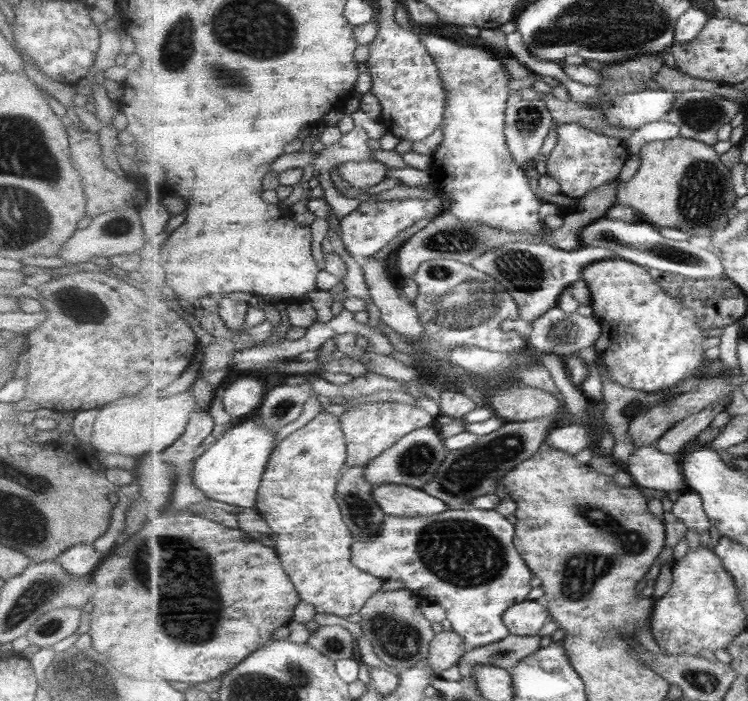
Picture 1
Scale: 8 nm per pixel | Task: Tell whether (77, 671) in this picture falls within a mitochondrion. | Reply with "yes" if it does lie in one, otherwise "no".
yes

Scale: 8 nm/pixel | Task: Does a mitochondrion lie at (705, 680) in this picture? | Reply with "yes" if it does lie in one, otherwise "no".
yes

